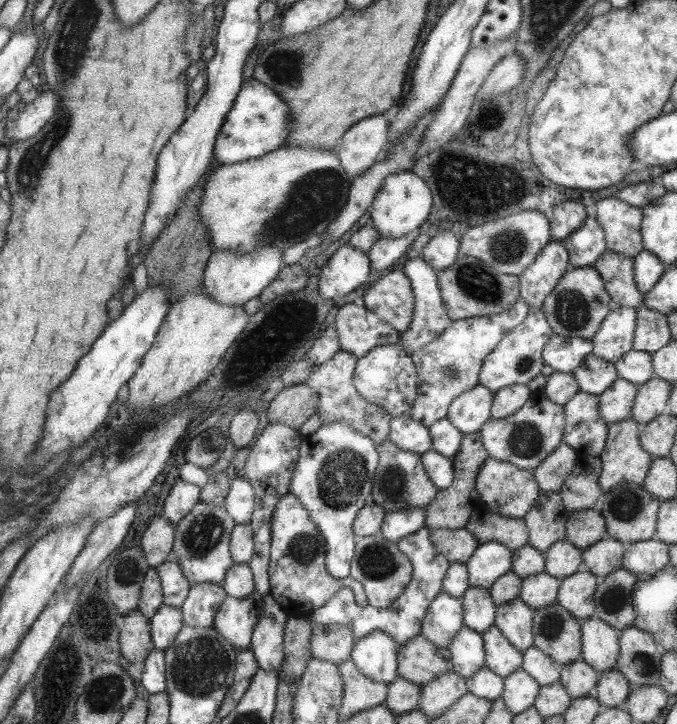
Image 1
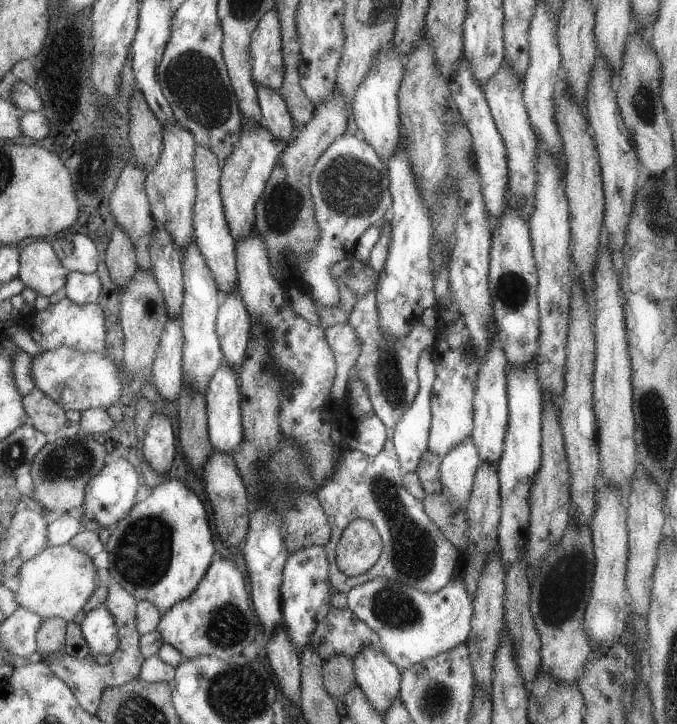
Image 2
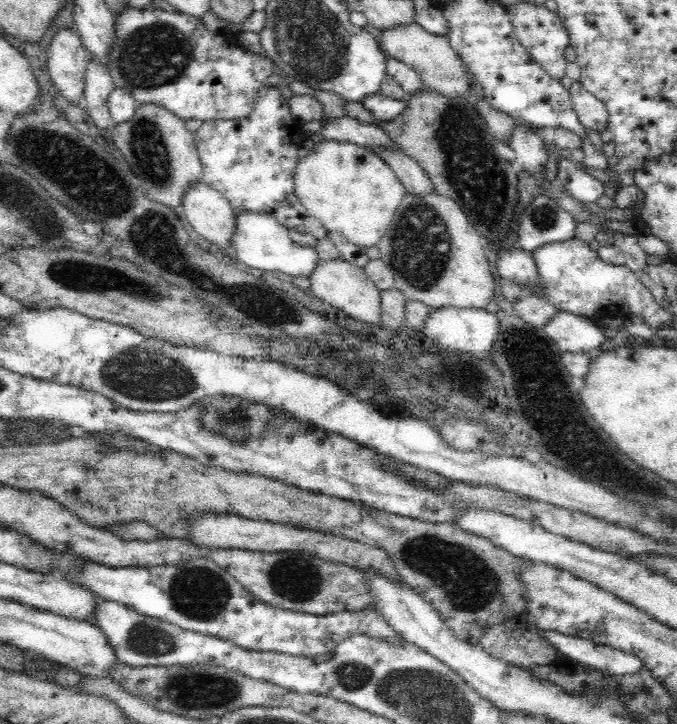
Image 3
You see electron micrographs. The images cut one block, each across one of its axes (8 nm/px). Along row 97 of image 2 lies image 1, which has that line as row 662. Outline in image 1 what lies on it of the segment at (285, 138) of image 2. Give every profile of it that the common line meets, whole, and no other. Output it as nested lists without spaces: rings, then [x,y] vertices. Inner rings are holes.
[[[261,594],[261,600],[257,602],[259,622],[255,626],[253,638],[251,638],[251,652],[255,654],[259,668],[265,672],[277,672],[283,658],[285,658],[285,626],[287,616],[283,606],[275,602],[273,596]]]

